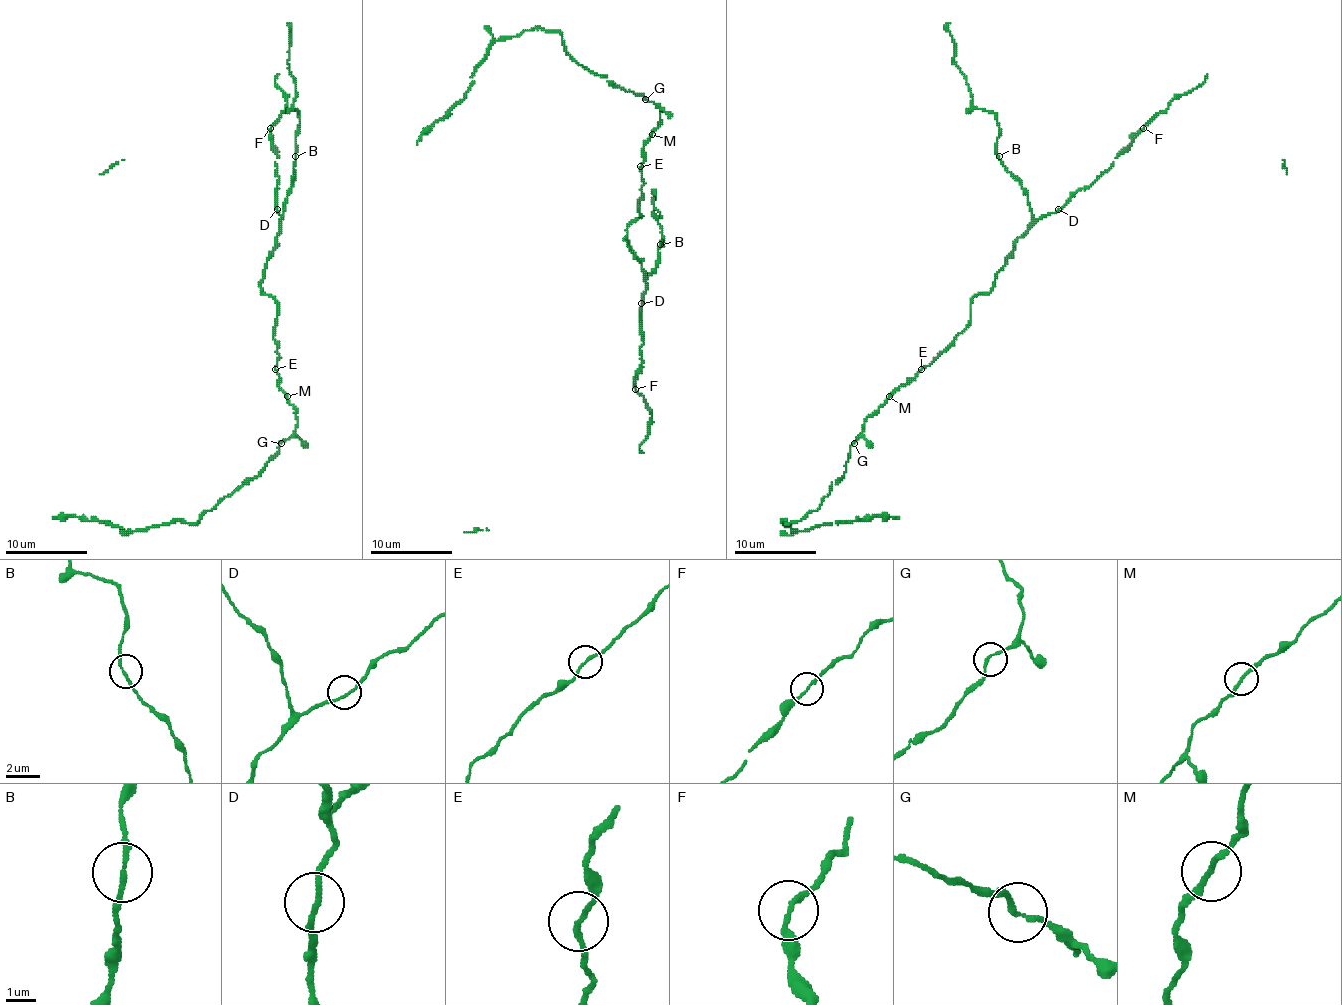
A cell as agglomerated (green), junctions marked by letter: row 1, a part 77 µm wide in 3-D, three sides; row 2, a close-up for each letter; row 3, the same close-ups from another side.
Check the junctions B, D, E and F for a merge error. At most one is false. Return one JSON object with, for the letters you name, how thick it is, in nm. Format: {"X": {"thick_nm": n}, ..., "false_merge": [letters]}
{"false_merge": []}

